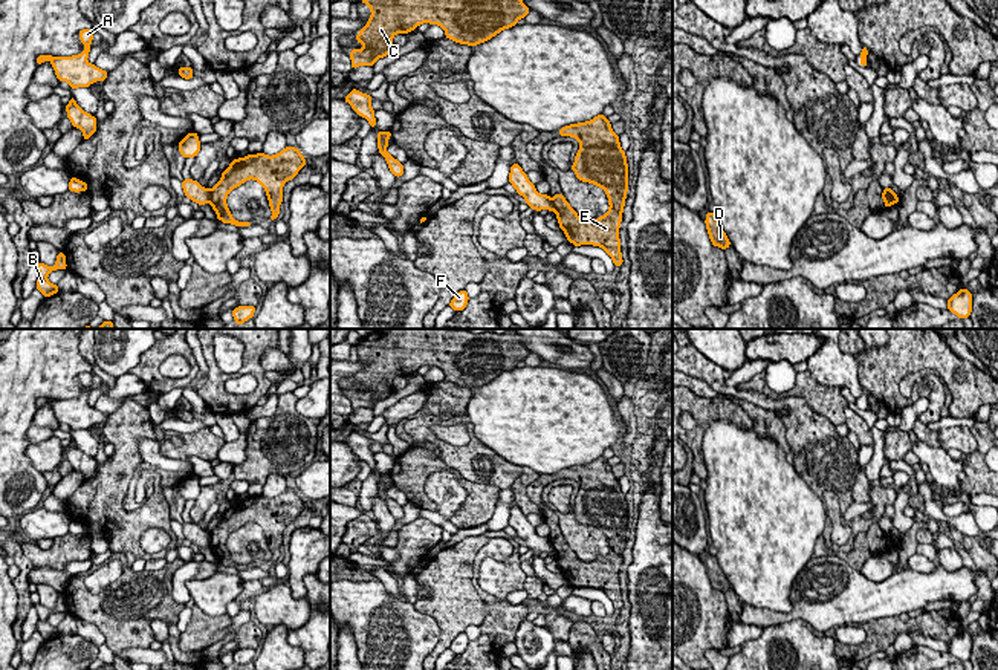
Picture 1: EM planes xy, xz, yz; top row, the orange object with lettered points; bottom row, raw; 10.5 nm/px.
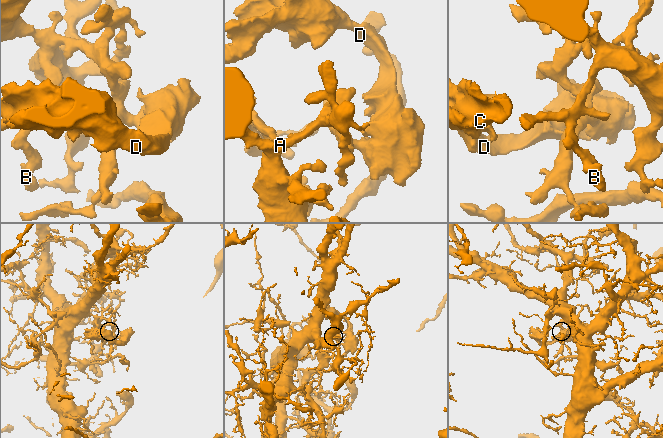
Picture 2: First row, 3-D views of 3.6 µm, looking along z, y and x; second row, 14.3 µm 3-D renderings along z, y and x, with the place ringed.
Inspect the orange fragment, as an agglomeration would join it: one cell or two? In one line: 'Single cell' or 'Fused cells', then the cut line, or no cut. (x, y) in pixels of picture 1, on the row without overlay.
Fused cells. Split along xy (211, 533), (208, 545)

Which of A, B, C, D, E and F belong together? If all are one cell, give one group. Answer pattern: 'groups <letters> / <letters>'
groups A B F / C D E

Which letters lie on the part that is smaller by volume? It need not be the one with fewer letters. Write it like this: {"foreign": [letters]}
{"foreign": ["C", "D", "E"]}

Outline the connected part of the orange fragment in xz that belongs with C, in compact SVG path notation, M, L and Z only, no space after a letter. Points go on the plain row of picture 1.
M376 329L362 338L361 346L370 350L371 359L356 378L356 384L364 390L352 392L352 411L373 408L393 393L396 376L408 376L422 366L439 367L446 381L472 390L491 382L503 372L517 369L517 364L530 355L514 330L471 333L468 329Z

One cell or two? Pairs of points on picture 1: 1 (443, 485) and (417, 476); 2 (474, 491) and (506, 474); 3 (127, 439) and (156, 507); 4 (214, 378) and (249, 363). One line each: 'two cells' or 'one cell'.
1: two cells
2: two cells
3: one cell
4: one cell

